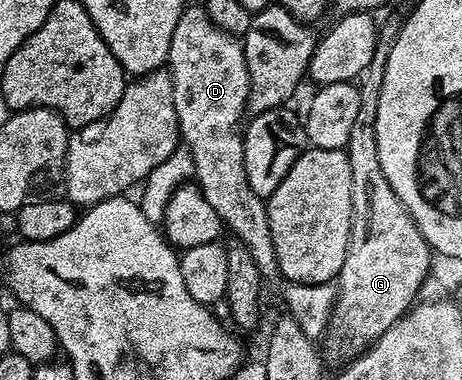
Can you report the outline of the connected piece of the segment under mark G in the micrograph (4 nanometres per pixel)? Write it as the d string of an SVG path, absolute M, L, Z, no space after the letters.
M381 19L376 52L372 52L372 64L368 64L368 68L362 73L357 83L360 92L360 108L356 121L352 124L352 133L348 136L345 149L348 164L352 168L352 228L348 252L344 256L344 264L336 279L336 301L328 327L331 352L338 358L346 358L345 360L353 360L363 350L369 350L371 344L381 334L388 332L388 328L392 328L396 320L403 318L410 311L410 307L419 301L419 290L426 278L431 277L432 274L430 245L424 240L420 228L416 228L400 196L392 192L392 184L388 184L388 176L384 176L384 168L380 168L380 152L376 152L376 108L380 104L380 88L384 84L384 68L388 64L388 52L396 40L399 29L399 19Z

